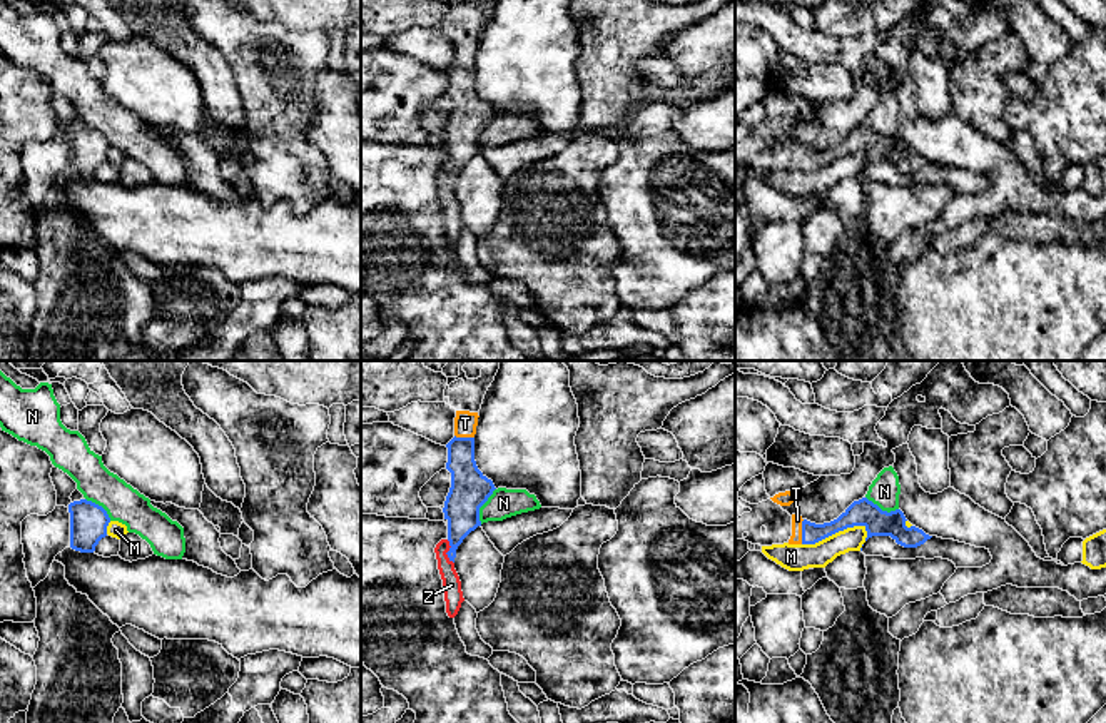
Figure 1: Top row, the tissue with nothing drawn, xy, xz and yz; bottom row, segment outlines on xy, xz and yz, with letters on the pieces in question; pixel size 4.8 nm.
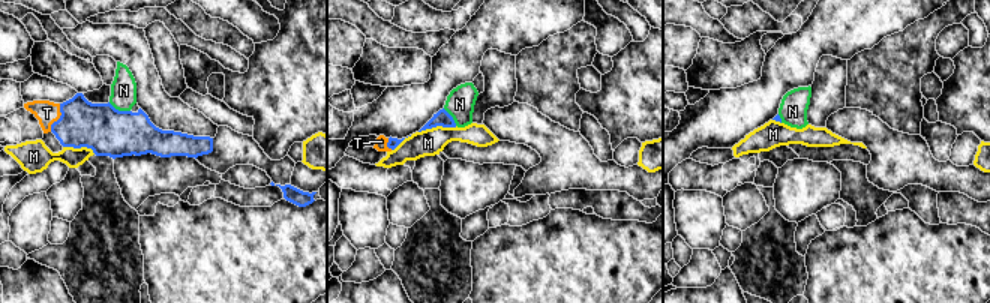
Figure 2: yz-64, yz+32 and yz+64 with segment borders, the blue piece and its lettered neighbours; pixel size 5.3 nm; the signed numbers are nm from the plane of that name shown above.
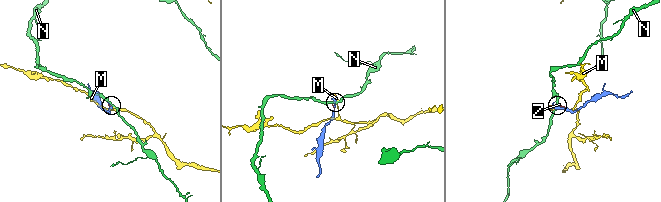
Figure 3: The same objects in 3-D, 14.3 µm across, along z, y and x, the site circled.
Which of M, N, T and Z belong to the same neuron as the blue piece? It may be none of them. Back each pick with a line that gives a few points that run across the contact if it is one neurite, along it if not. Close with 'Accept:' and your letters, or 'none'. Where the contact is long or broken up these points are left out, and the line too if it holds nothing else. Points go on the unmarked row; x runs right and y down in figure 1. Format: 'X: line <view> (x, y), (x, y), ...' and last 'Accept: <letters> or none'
T: line yz (812, 159), (802, 157), (796, 164)
Accept: T, Z

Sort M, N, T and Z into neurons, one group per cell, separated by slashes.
M / N / T Z

